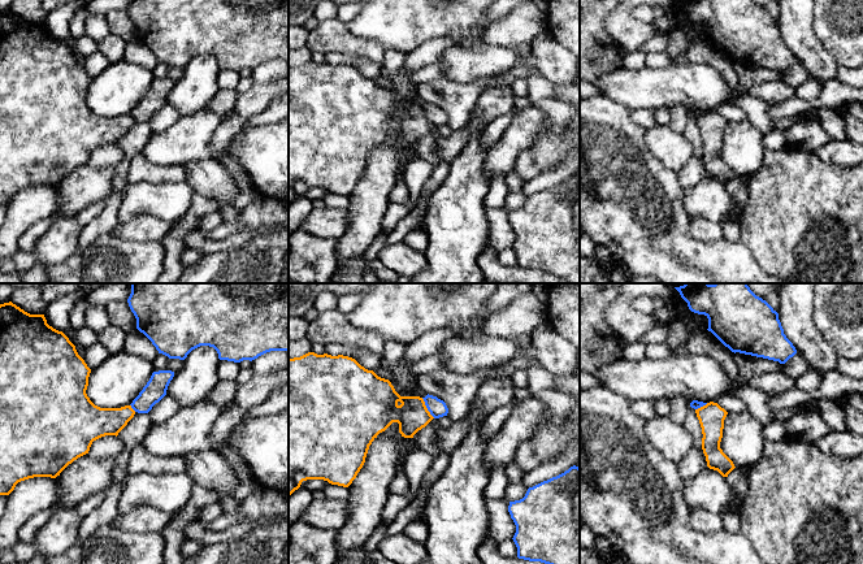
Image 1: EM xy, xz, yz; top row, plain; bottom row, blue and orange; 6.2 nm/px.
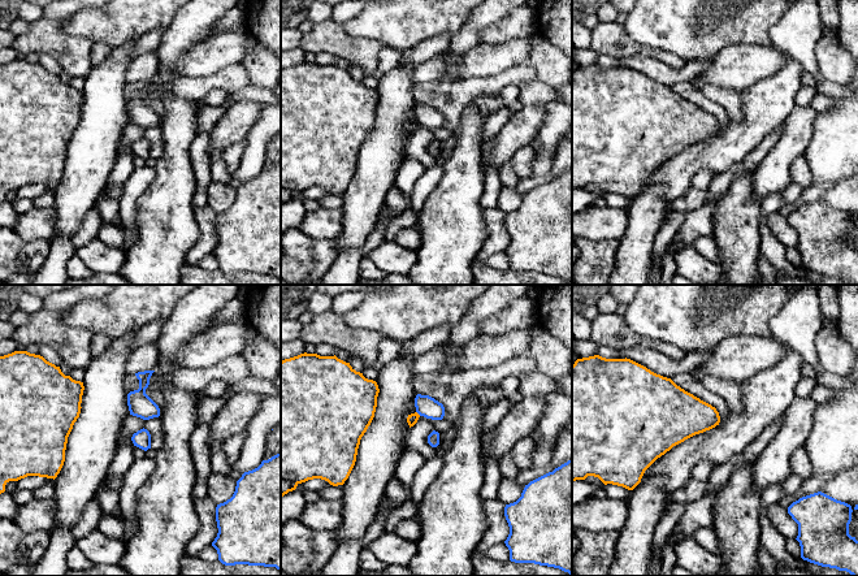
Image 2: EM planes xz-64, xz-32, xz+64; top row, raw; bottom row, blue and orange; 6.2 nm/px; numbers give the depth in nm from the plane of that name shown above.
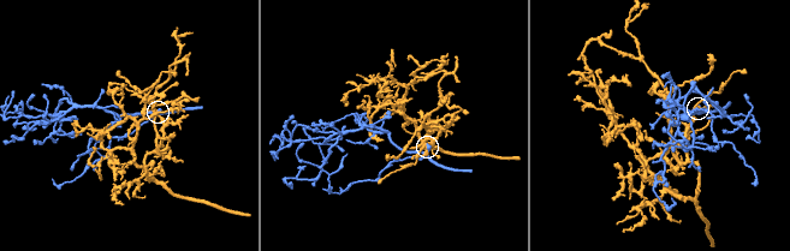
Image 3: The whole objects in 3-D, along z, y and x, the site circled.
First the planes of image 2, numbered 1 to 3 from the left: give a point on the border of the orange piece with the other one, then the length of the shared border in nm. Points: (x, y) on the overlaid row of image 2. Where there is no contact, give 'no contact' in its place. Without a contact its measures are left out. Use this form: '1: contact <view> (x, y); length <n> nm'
1: no contact
2: contact xz-32 (419, 414); length 40 nm
3: no contact

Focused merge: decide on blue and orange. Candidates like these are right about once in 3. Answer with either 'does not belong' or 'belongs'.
does not belong

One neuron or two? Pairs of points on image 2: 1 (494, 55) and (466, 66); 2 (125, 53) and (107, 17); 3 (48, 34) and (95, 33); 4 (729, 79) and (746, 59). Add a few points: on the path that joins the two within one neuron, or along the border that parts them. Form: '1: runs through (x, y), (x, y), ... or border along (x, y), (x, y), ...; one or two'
1: runs through (488, 60), (472, 64); one
2: border along (138, 35), (125, 39), (111, 48); two
3: border along (60, 24), (64, 31), (86, 37), (92, 43); two
4: runs through (731, 74), (741, 64); one

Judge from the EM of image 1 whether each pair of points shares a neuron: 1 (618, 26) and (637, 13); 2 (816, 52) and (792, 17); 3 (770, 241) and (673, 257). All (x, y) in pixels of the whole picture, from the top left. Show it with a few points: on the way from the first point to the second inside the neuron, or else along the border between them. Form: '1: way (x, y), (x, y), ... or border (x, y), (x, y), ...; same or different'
1: border (631, 13), (638, 20), (655, 22); different
2: way (807, 43), (798, 34), (797, 26); same
3: border (738, 239), (763, 269); different

